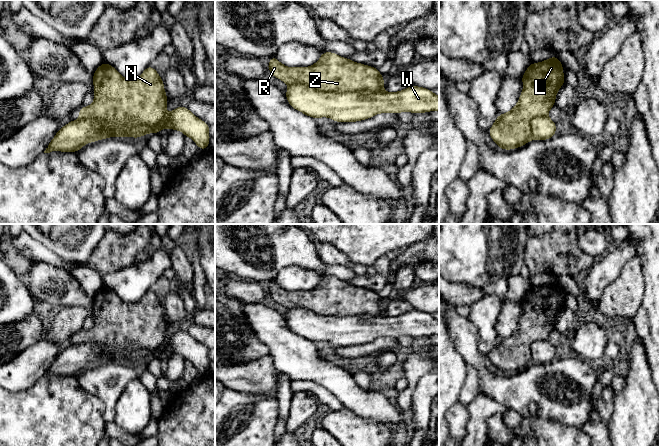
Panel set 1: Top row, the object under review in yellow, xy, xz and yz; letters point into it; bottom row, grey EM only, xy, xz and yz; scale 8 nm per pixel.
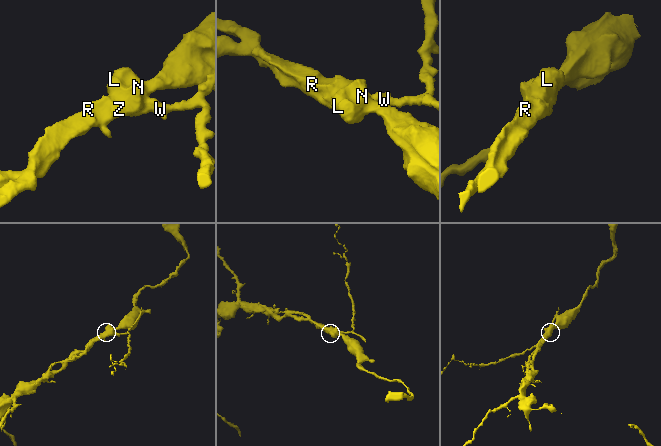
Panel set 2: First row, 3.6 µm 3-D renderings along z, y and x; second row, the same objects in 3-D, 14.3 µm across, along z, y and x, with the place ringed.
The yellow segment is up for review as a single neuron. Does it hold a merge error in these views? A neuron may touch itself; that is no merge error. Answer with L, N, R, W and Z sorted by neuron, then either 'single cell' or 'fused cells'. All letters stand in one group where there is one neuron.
L N R Z / W; fused cells

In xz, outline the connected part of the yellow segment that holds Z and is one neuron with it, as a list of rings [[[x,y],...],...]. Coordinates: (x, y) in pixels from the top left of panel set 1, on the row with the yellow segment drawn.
[[[323,52],[320,59],[309,67],[286,67],[272,56],[267,69],[288,85],[302,83],[323,92],[379,92],[385,82],[379,69],[333,52]]]

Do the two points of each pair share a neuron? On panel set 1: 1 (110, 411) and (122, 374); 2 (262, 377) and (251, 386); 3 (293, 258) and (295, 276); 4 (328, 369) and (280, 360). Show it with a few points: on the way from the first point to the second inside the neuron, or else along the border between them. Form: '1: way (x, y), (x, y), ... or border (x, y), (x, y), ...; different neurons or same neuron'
1: way (110, 402), (110, 386), (114, 382); same neuron
2: way (259, 378), (254, 383); same neuron
3: border (317, 272), (298, 266), (286, 266), (274, 279); different neurons
4: way (316, 366), (302, 360), (292, 360); same neuron

